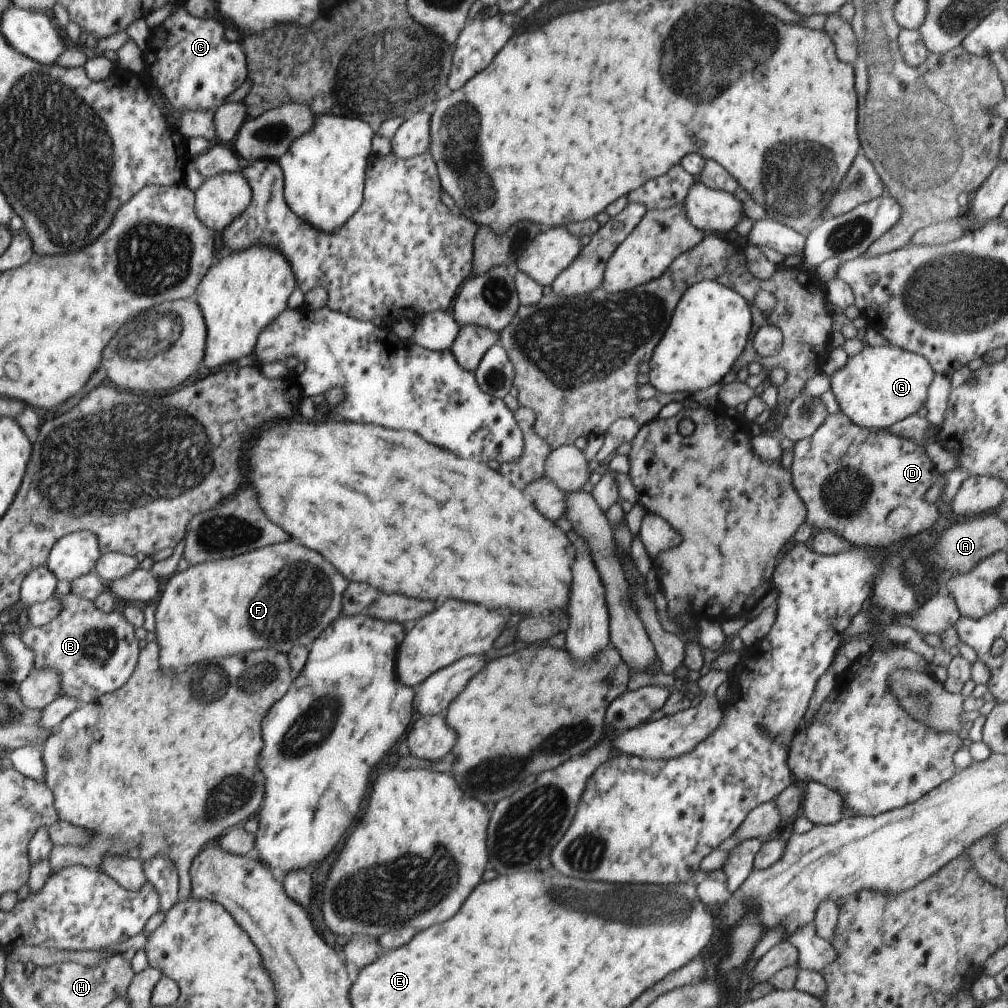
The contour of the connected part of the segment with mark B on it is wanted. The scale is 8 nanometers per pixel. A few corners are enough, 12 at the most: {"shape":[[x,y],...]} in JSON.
{"shape":[[46,565],[22,603],[62,612],[20,638],[34,670],[60,672],[58,697],[82,707],[129,682],[133,624],[89,599],[58,596]]}

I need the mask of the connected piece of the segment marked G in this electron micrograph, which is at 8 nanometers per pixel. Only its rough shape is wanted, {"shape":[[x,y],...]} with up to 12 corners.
{"shape":[[866,345],[830,375],[841,413],[885,429],[925,406],[934,370]]}

